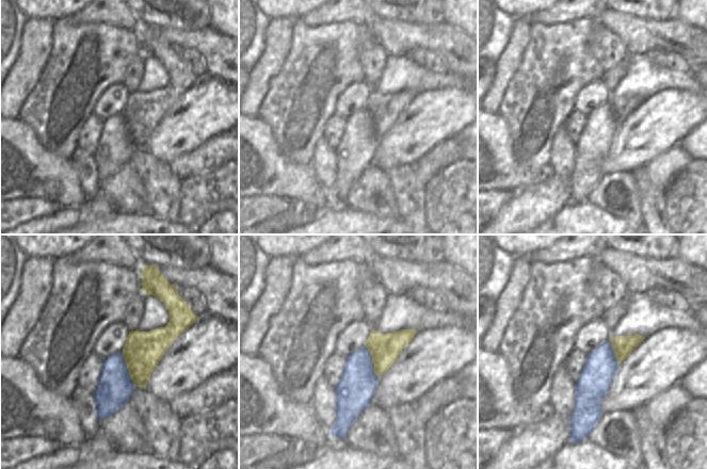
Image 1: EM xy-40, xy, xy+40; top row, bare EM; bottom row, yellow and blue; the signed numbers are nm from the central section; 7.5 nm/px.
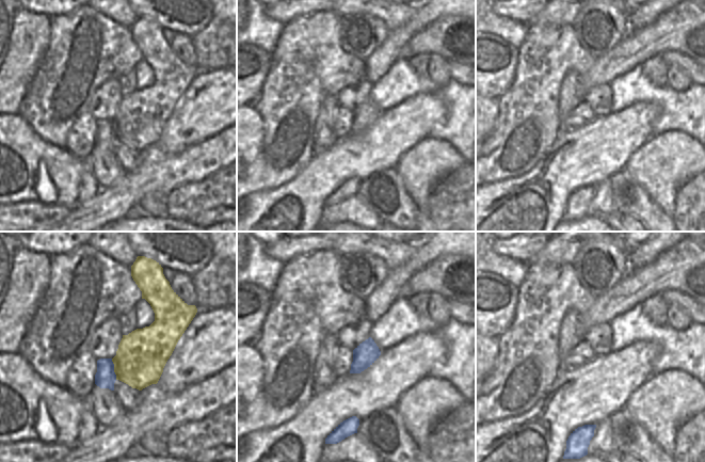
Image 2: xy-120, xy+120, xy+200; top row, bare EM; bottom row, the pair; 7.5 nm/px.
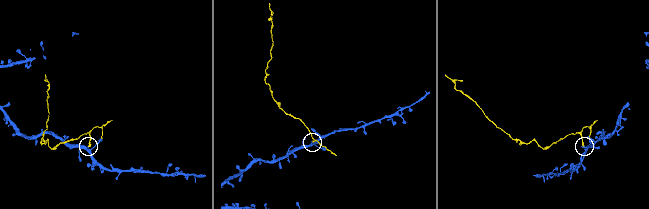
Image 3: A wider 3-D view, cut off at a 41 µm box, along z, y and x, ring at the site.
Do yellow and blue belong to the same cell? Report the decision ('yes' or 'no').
no

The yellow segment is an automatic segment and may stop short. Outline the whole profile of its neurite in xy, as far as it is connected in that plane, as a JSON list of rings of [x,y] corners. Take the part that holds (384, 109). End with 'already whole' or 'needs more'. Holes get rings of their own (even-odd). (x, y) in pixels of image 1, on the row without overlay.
[[[374,90],[371,92],[366,109],[372,117],[374,134],[377,138],[382,138],[391,129],[416,94],[414,91],[401,91],[390,95],[382,95]]]; already whole

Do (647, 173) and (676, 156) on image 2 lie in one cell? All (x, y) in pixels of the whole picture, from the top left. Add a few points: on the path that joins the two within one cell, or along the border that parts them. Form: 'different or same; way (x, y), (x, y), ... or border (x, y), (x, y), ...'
same; way (655, 166), (660, 166), (669, 160)

